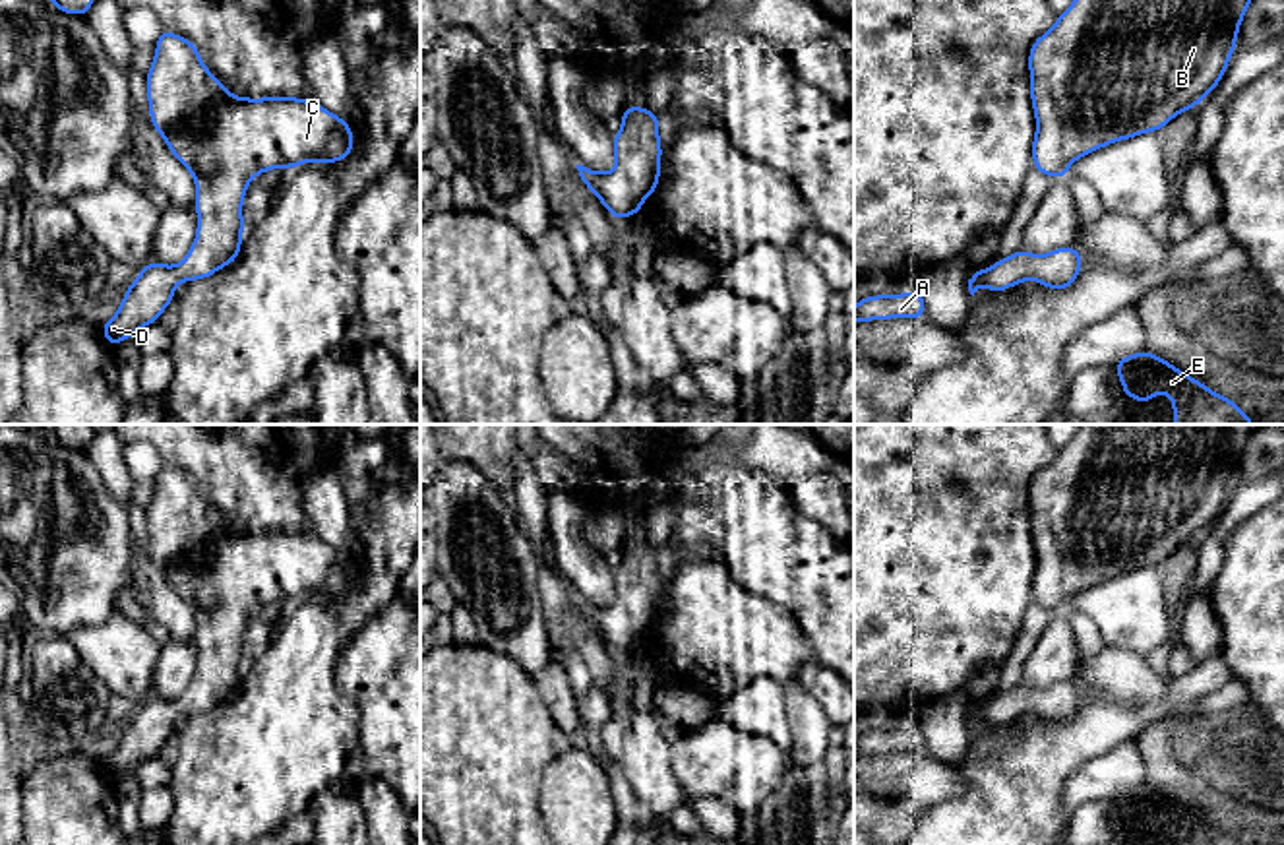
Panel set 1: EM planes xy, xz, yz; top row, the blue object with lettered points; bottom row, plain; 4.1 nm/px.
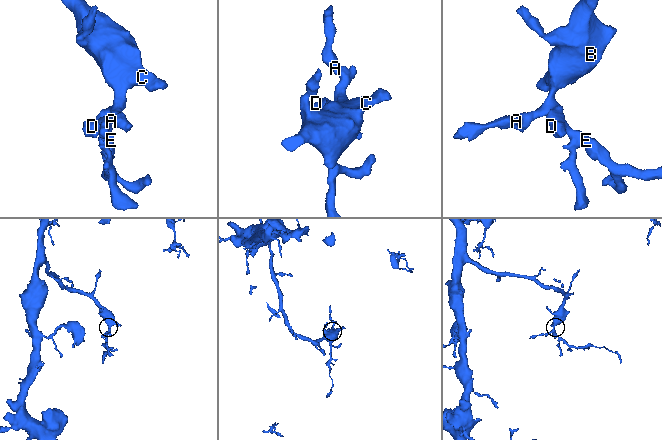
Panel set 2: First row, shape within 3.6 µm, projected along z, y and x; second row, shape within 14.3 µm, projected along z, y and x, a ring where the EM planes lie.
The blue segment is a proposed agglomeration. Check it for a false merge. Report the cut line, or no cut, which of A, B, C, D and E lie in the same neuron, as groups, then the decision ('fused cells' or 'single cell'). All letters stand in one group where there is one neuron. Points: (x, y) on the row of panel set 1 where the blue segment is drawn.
no cut | A B C D E | single cell

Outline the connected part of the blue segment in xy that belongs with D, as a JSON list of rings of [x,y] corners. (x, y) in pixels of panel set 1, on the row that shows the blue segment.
[[[159,29],[155,60],[145,76],[149,116],[153,128],[165,138],[170,153],[196,180],[196,240],[178,266],[149,262],[136,281],[126,287],[118,312],[101,326],[112,349],[126,337],[159,322],[174,298],[180,281],[205,279],[240,256],[242,202],[250,180],[269,169],[292,169],[302,163],[339,163],[354,147],[349,122],[331,114],[316,101],[296,97],[234,97],[201,62],[196,43]]]

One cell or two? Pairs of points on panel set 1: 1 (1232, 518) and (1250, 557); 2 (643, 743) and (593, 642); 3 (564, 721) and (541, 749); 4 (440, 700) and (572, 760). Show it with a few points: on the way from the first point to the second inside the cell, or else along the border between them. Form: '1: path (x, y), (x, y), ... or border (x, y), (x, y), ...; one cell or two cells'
1: border (1263, 504), (1232, 532), (1224, 564), (1219, 570); two cells
2: path (630, 718), (603, 667); one cell
3: border (537, 687), (552, 721), (566, 737); two cells
4: border (566, 747), (545, 770), (539, 795); two cells

